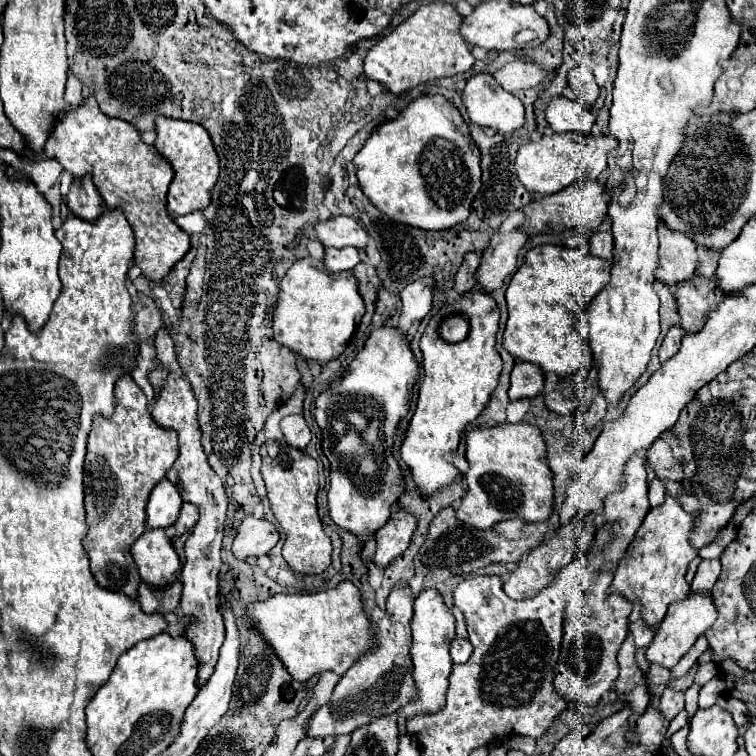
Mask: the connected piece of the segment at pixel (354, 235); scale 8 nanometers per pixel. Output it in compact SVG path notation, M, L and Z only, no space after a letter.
M338 215L328 221L316 223L316 237L324 247L346 247L352 245L360 251L364 251L368 233L360 227L360 223L352 217Z

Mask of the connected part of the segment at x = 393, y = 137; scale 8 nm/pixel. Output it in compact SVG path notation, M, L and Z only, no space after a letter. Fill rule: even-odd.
M422 95L410 101L410 105L396 119L386 121L372 131L354 163L362 191L382 213L394 221L428 231L448 229L466 221L482 177L480 153L472 149L468 125L460 111L444 95Z

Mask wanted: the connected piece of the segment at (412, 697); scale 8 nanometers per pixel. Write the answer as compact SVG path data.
M404 581L396 583L388 601L386 601L386 615L378 621L378 649L368 653L358 665L352 665L336 683L332 699L322 705L310 719L308 735L312 737L338 737L350 735L362 725L368 725L384 715L400 711L404 705L416 701L416 685L414 685L414 667L410 661L410 647L412 647L412 633L410 633L410 619L412 619L412 605L416 595L412 587Z

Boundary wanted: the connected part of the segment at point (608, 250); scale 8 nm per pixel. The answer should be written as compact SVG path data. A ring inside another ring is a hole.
M598 231L592 235L592 239L590 239L590 253L592 255L602 257L612 263L612 249L614 249L614 241L612 241L610 231Z

